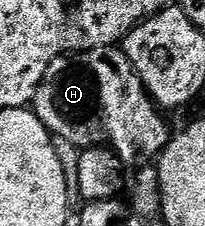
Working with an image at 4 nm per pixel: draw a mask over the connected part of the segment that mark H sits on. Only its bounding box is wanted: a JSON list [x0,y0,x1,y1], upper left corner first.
[34,46,174,162]

